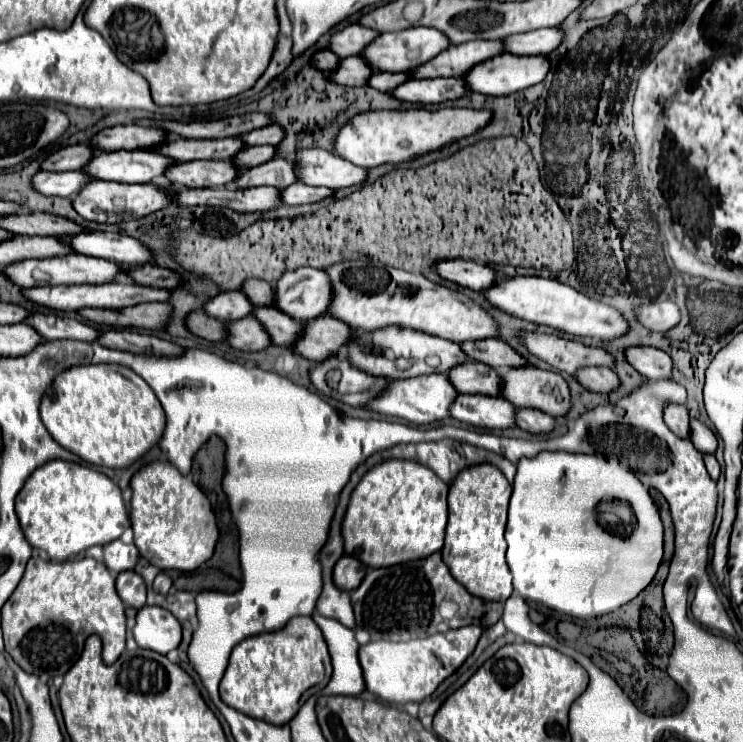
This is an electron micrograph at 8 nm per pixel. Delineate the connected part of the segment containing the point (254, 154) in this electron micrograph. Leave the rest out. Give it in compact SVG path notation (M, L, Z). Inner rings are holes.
M249 146L245 150L241 150L233 162L239 168L253 168L259 164L265 164L269 160L273 160L277 156L277 148L275 146Z

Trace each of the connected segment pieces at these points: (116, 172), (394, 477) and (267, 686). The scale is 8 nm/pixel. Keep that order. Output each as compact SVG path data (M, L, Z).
M117 150L117 152L97 152L97 156L83 168L97 180L113 182L151 182L165 174L177 160L165 160L157 152L149 150Z
M387 460L369 470L351 494L343 520L345 552L369 568L427 558L443 548L449 486L413 460Z
M309 616L291 618L283 630L245 638L239 642L221 680L219 694L227 706L277 726L287 724L301 708L303 694L329 678L331 656L321 628Z

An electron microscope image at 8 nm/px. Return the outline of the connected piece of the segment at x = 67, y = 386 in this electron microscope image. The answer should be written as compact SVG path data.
M119 364L73 366L61 372L55 394L41 402L41 418L63 448L105 468L131 466L161 440L165 430L165 412L155 392L141 376Z

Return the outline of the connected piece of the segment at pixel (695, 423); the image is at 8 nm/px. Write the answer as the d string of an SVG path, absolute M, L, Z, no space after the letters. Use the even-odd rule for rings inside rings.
M691 420L691 442L701 454L715 454L717 436L699 420Z

